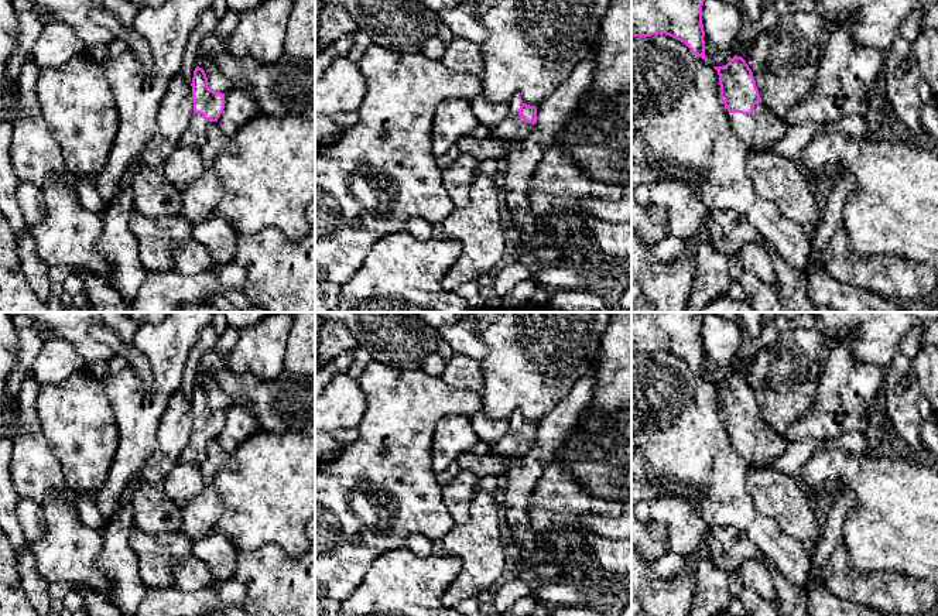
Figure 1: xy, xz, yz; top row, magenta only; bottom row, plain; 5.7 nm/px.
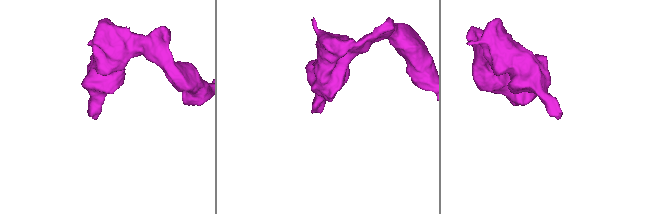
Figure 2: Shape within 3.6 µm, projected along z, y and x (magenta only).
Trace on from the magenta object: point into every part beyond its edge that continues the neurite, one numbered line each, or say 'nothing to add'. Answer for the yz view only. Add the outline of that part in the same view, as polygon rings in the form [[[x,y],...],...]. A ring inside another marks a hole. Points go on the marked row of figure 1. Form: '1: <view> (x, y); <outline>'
1: yz (760, 130); [[[759,103],[753,106],[752,114],[730,113],[737,136],[757,153],[771,153],[773,146],[780,141],[788,124]]]

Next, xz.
1: xz (513, 127); [[[514,95],[509,102],[507,117],[496,124],[492,137],[506,141],[524,141],[528,137],[535,124],[527,123],[518,116],[520,106],[520,97]]]

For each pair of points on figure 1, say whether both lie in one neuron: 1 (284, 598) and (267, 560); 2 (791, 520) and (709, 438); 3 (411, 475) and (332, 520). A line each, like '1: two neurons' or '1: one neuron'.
1: one neuron
2: two neurons
3: one neuron

